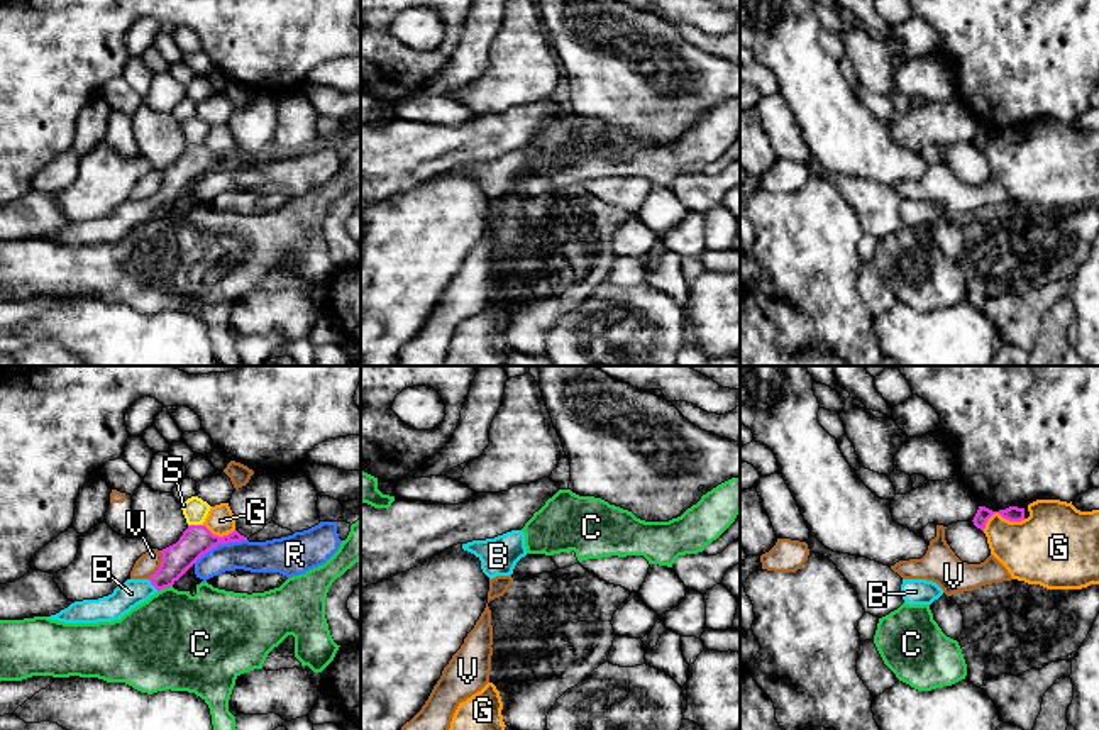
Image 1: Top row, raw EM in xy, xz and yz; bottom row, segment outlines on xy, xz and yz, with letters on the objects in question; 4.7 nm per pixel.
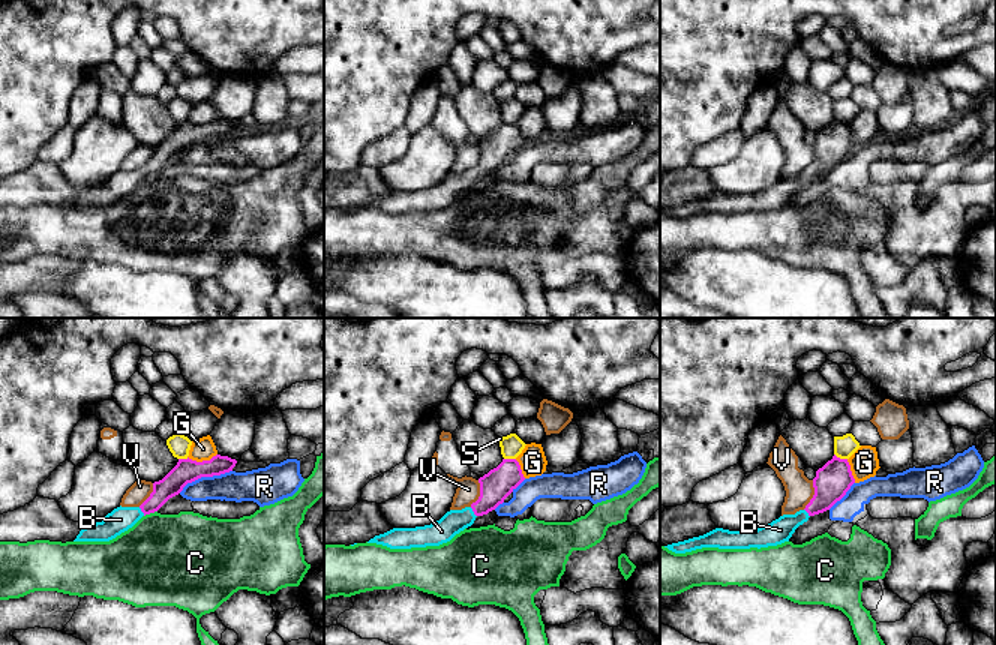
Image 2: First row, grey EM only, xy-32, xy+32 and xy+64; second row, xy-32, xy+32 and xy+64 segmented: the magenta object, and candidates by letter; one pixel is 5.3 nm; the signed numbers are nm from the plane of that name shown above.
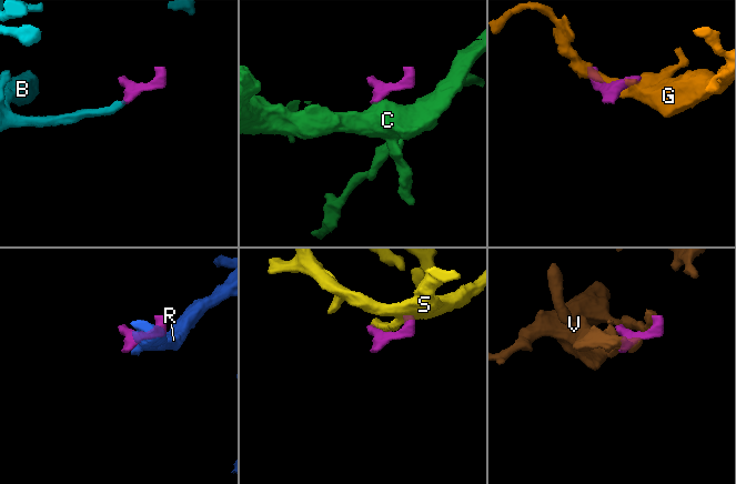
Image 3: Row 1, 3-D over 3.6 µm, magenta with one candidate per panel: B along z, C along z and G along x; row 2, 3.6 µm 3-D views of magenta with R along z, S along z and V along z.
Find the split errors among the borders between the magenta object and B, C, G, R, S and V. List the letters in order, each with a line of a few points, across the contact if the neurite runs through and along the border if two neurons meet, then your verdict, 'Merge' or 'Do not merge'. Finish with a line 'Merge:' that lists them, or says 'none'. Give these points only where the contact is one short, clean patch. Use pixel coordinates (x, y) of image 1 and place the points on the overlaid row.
B: Line: xy (176, 559), (153, 585), (131, 593). Merge
C: Line: xy (171, 585), (158, 591). Do not merge
G: Do not merge
R: Do not merge
S: Line: xy (188, 524), (202, 525). Do not merge
V: Line: xy (161, 551), (161, 564), (148, 578). Do not merge
Merge: B

